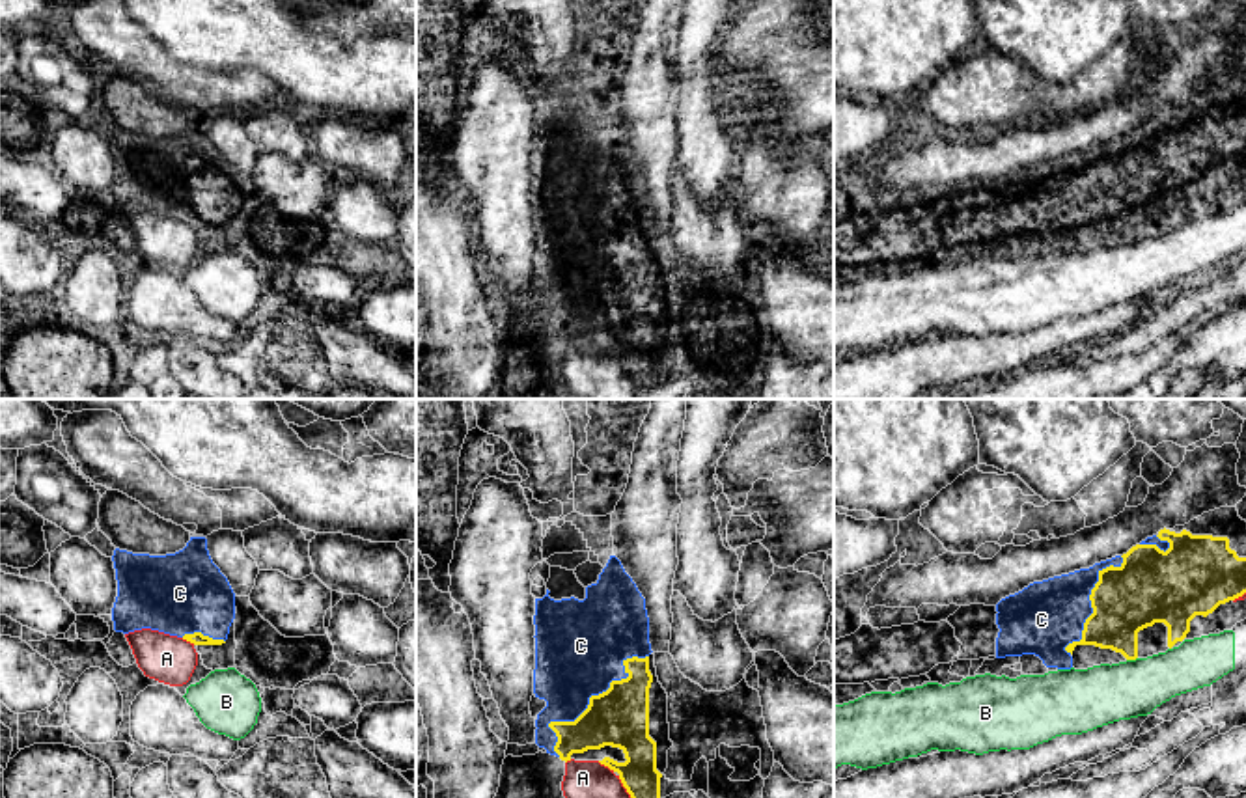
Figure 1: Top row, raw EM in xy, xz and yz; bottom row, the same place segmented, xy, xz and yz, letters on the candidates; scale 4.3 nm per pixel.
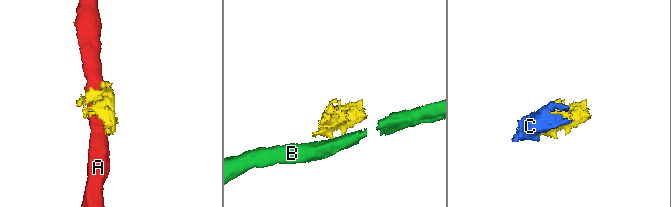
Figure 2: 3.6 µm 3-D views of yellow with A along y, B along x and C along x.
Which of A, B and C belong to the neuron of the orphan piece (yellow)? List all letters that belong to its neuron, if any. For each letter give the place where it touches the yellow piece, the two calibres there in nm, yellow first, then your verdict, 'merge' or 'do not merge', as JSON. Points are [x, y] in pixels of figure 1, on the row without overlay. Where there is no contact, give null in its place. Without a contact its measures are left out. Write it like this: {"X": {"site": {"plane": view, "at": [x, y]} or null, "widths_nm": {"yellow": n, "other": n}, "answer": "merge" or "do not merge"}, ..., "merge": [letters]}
{"A": {"site": {"plane": "xz", "at": [607, 347]}, "widths_nm": {"yellow": 260, "other": 280}, "answer": "do not merge"}, "B": {"site": {"plane": "yz", "at": [1131, 241]}, "widths_nm": {"yellow": 280, "other": 260}, "answer": "do not merge"}, "C": {"site": {"plane": "xz", "at": [590, 282]}, "widths_nm": {"yellow": 260, "other": 380}, "answer": "merge"}, "merge": ["C"]}

